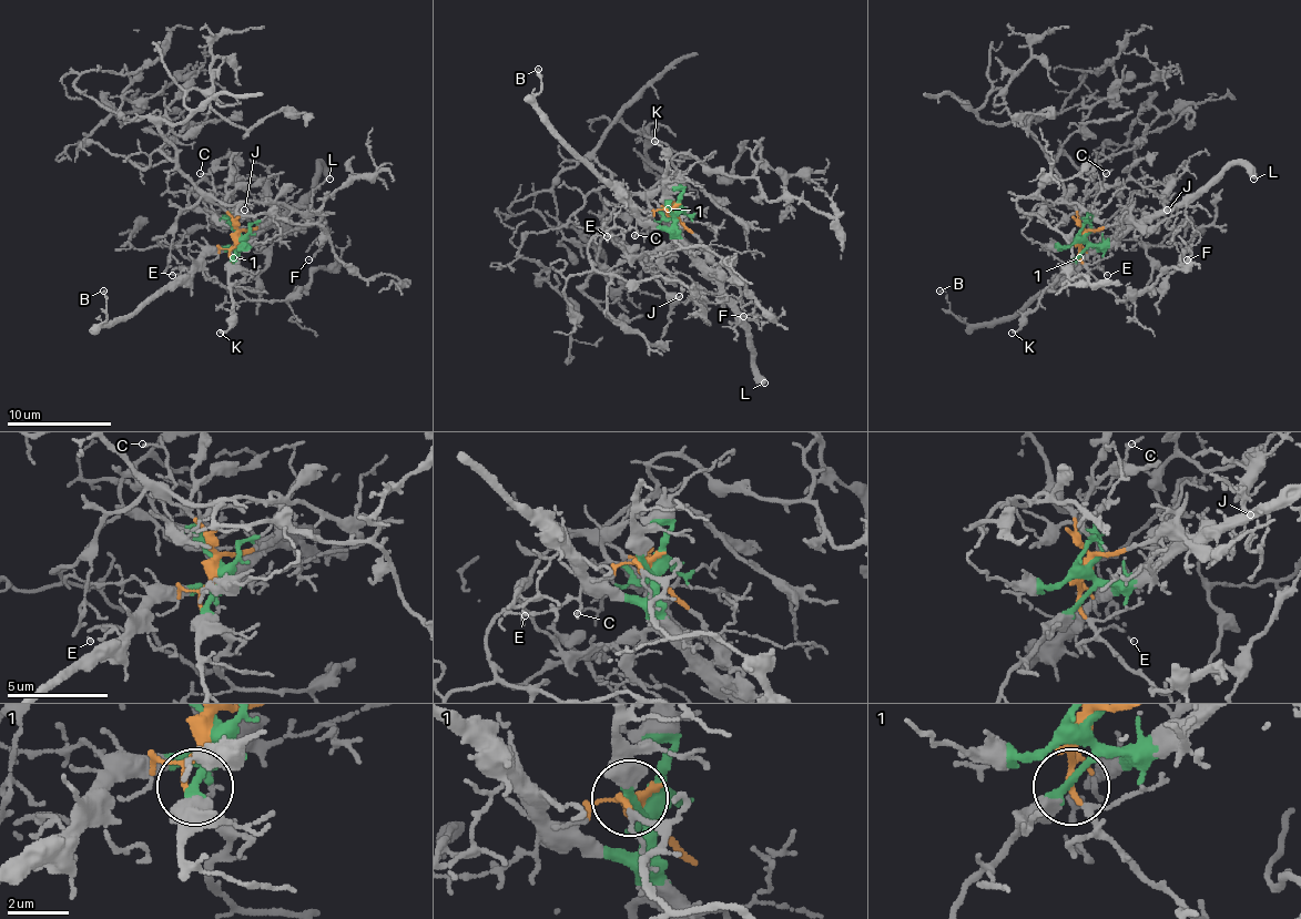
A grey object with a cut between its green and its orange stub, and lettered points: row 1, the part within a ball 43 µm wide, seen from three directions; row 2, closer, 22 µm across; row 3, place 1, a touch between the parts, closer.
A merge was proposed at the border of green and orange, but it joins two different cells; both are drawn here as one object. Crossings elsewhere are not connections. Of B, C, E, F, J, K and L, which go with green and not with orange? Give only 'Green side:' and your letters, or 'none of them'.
Green side: B, C, E, F, J, K, L

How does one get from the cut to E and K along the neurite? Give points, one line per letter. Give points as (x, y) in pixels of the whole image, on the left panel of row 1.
E: (239, 236), (233, 247), (217, 247), (192, 267), (175, 267), (173, 275)
K: (239, 236), (227, 288), (233, 323), (220, 333)

